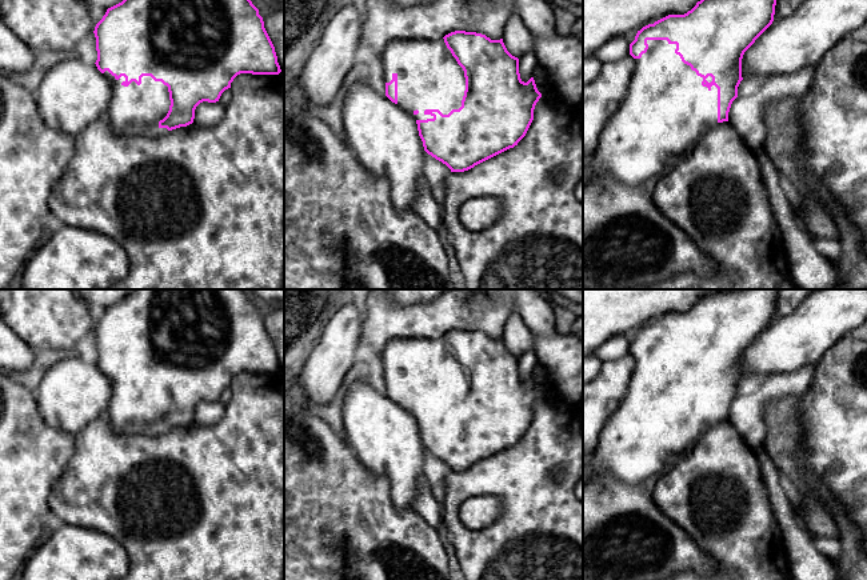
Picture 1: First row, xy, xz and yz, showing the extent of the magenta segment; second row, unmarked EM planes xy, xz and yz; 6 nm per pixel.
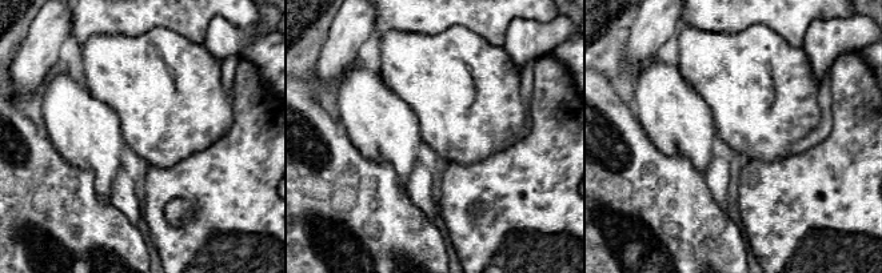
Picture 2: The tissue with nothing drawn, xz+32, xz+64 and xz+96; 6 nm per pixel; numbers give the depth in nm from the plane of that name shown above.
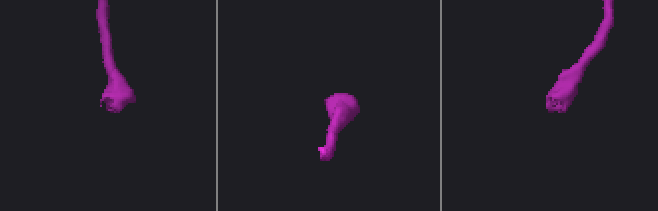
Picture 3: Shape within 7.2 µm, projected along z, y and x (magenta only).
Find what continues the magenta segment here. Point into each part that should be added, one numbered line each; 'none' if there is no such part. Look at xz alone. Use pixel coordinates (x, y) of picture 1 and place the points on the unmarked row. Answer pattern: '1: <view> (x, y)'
1: xz (428, 375)

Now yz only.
1: yz (626, 536)

